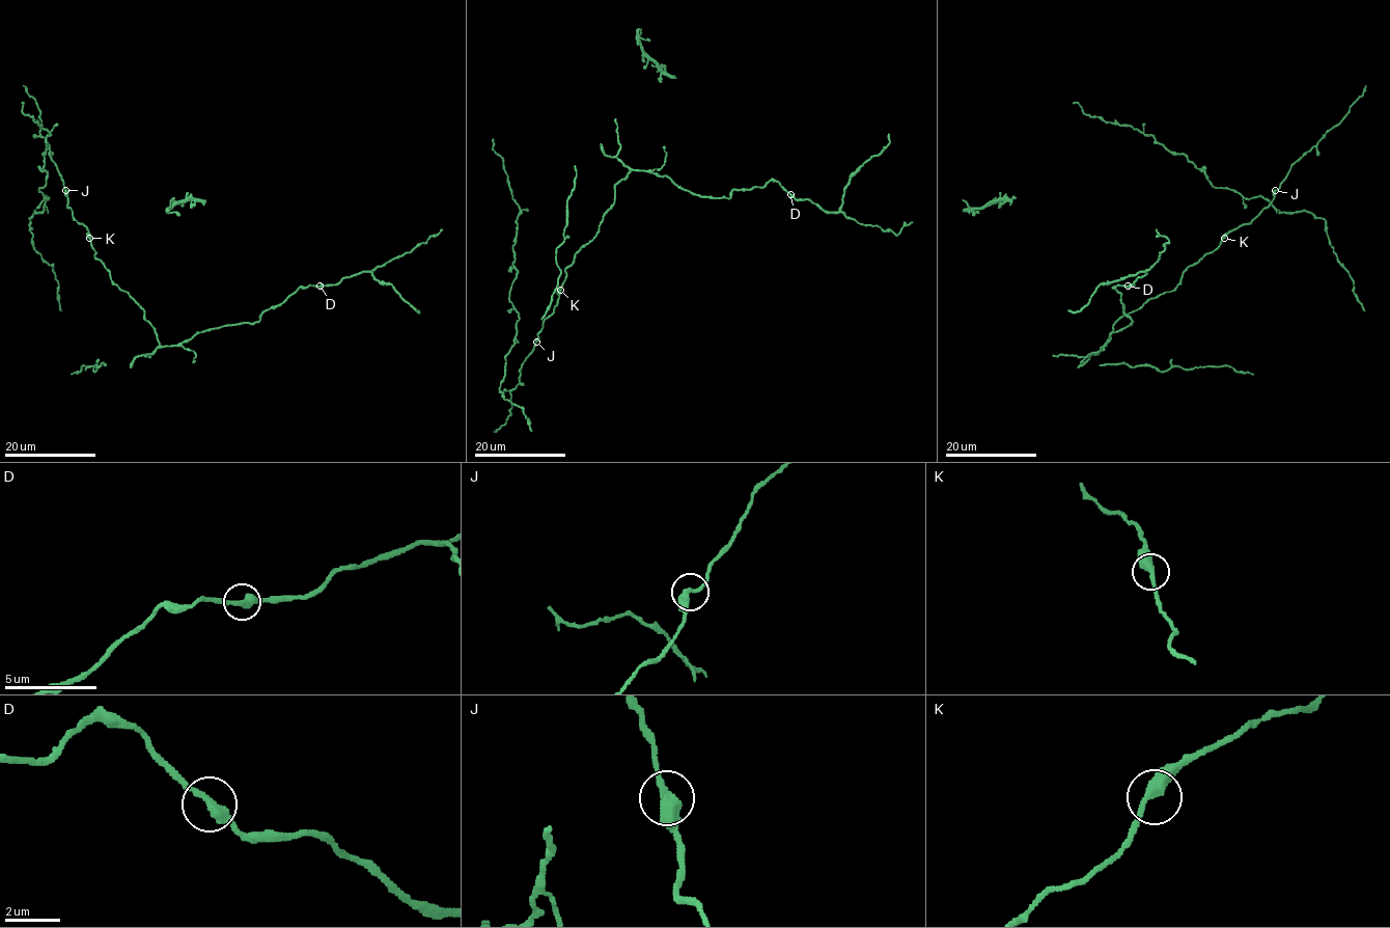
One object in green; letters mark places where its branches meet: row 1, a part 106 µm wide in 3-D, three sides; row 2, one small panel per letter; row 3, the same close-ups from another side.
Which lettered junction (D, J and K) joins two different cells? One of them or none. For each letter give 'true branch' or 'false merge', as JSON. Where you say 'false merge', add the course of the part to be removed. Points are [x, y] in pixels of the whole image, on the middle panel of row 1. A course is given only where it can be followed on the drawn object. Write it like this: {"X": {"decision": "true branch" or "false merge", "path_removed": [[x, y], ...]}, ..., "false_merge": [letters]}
{"D": {"decision": "true branch"}, "J": {"decision": "true branch"}, "K": {"decision": "true branch"}, "false_merge": []}

